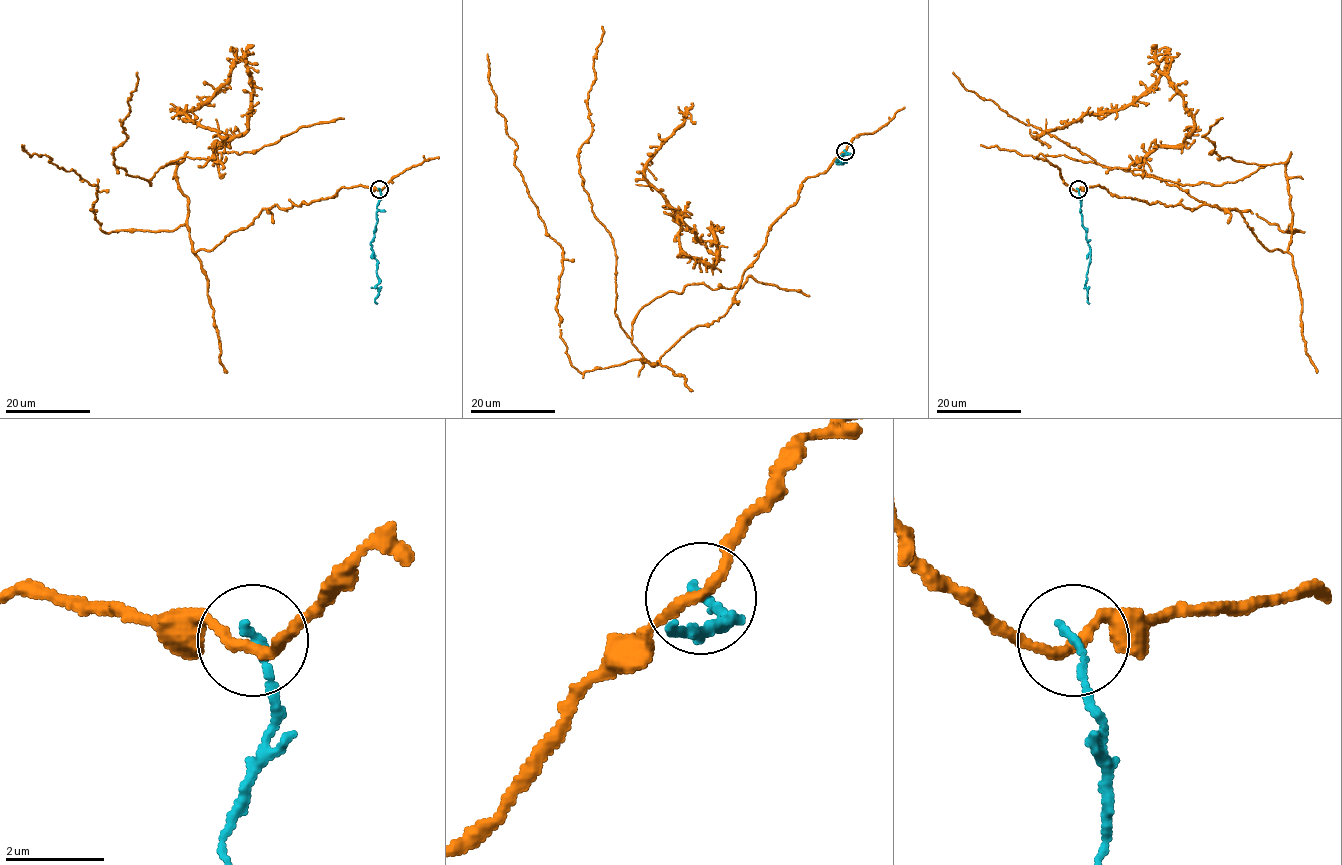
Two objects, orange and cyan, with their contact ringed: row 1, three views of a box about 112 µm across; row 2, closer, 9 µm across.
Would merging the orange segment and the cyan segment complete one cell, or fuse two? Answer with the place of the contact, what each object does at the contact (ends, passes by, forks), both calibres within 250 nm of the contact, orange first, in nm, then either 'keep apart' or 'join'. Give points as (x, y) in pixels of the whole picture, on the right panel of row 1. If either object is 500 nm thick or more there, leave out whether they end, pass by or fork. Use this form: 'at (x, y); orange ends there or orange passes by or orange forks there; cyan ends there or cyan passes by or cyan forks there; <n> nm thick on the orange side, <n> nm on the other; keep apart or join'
at (1078, 189); orange passes by; cyan ends there; 200 nm thick on the orange side, 160 nm on the other; keep apart

